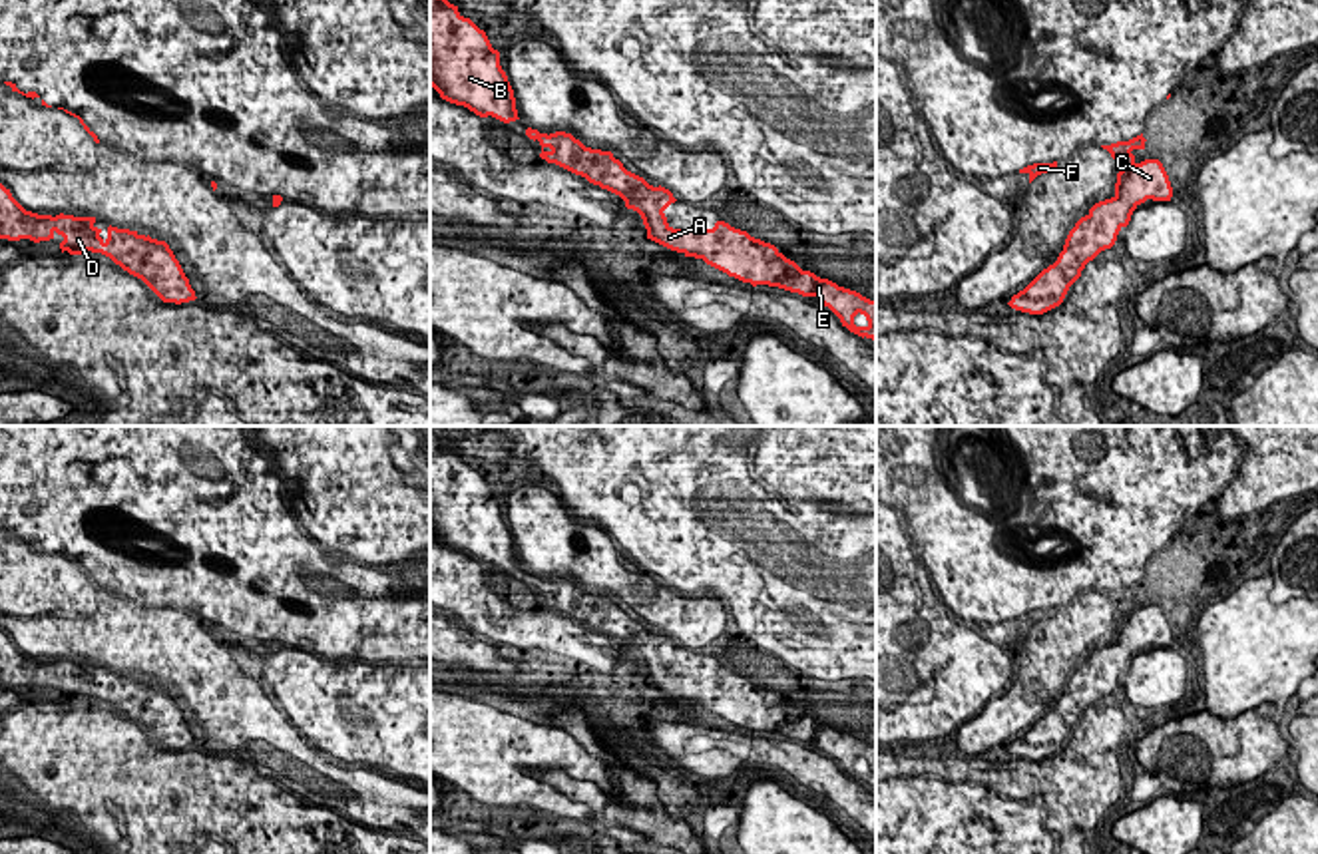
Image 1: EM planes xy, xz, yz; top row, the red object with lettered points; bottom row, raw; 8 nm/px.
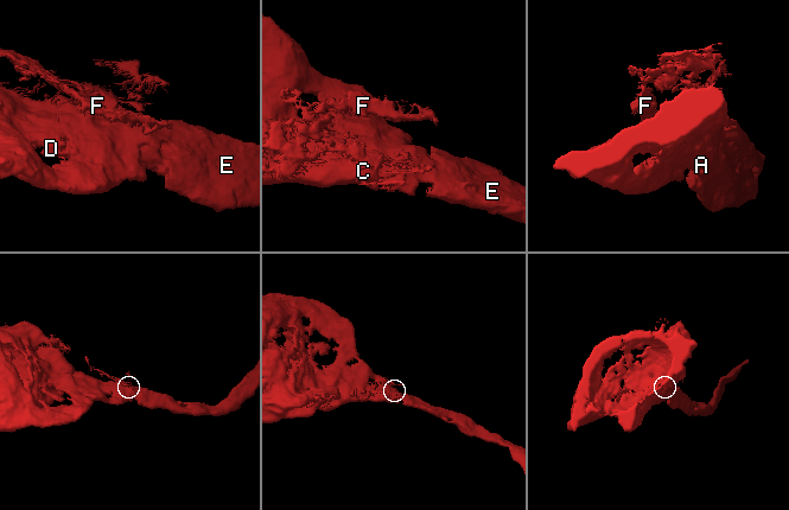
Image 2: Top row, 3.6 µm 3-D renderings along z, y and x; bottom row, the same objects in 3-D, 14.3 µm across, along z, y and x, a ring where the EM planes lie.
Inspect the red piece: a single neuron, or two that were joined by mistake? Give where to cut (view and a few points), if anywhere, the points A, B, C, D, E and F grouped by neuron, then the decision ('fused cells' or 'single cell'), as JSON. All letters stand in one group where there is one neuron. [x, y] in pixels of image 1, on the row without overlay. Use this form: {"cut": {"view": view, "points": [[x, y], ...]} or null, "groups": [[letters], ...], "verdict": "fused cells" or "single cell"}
{"cut": null, "groups": [["A", "B", "C", "D", "E", "F"]], "verdict": "single cell"}

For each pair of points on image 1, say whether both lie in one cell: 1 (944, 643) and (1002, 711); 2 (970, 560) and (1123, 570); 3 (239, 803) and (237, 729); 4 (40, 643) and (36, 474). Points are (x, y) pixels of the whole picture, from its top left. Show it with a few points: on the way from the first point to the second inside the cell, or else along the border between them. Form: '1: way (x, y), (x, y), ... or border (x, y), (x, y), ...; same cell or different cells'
1: border (992, 699), (958, 731); different cells
2: way (1008, 582), (1062, 582), (1086, 574); same cell
3: border (229, 753), (277, 783); different cells
4: border (52, 552), (56, 554); different cells

